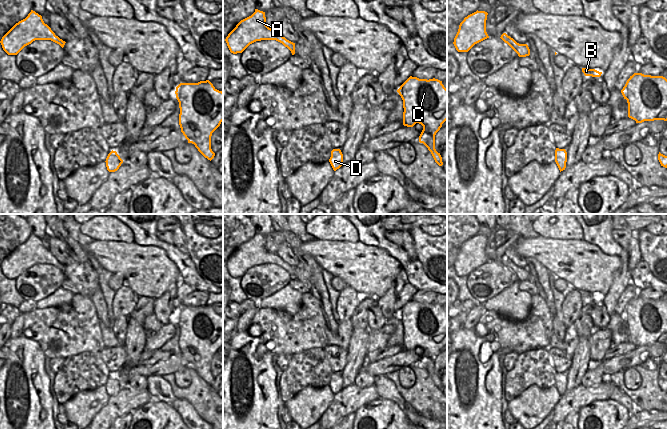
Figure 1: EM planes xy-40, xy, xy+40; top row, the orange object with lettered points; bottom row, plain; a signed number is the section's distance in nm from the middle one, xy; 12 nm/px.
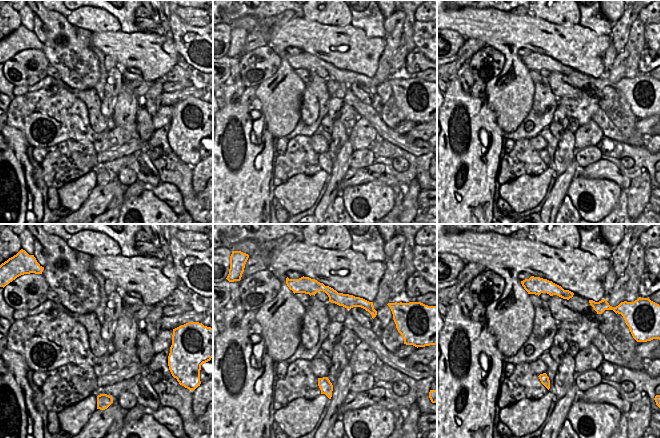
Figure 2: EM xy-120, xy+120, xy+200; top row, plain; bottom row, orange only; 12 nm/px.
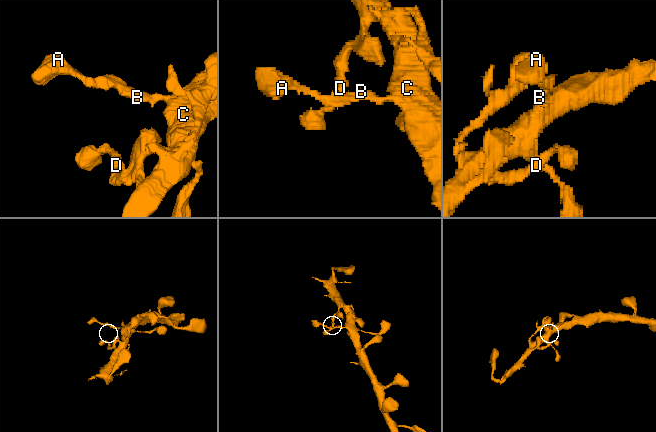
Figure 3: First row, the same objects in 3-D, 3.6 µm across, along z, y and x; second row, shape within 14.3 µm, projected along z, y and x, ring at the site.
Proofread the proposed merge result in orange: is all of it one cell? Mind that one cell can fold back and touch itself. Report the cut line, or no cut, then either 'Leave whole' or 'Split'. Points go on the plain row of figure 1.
No split. Leave whole.

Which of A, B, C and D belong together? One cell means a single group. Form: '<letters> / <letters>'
A B C D

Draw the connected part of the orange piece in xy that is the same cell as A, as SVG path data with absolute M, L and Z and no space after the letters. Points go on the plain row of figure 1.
M255 233L255 236L241 244L228 258L225 265L231 277L242 277L250 268L261 264L276 264L295 278L295 267L287 264L276 253L266 249L265 236Z

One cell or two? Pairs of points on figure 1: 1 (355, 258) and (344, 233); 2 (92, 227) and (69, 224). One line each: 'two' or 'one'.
1: two
2: two

